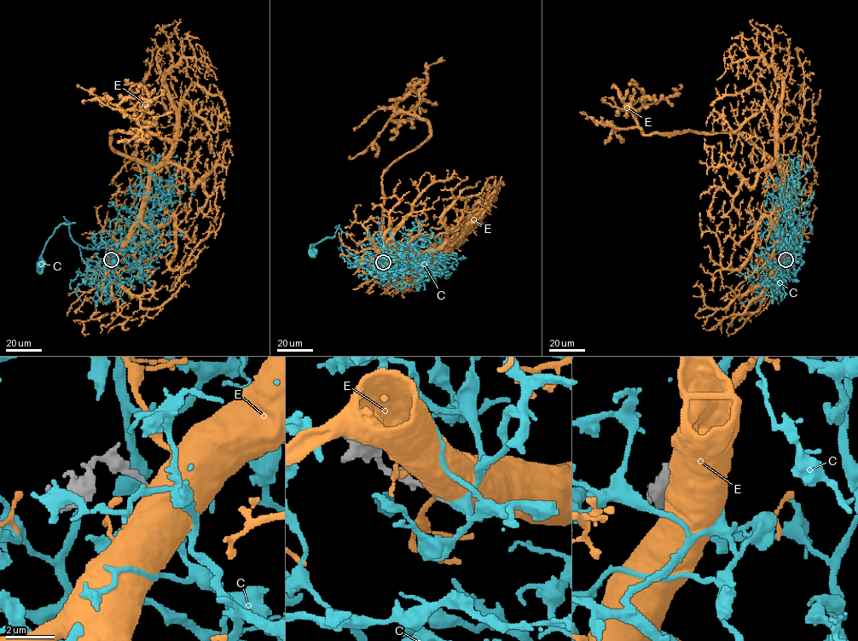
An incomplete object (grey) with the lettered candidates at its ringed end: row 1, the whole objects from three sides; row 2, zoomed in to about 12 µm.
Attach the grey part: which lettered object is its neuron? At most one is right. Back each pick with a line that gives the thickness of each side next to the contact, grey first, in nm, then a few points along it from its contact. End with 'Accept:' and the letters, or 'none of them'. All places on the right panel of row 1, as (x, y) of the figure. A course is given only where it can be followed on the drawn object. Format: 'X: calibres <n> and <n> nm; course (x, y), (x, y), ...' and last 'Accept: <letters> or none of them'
C: calibres 170 and 320 nm; course (785, 259), (779, 266), (780, 271), (787, 260), (785, 246), (763, 222), (751, 224), (760, 224), (774, 264)
Accept: C

